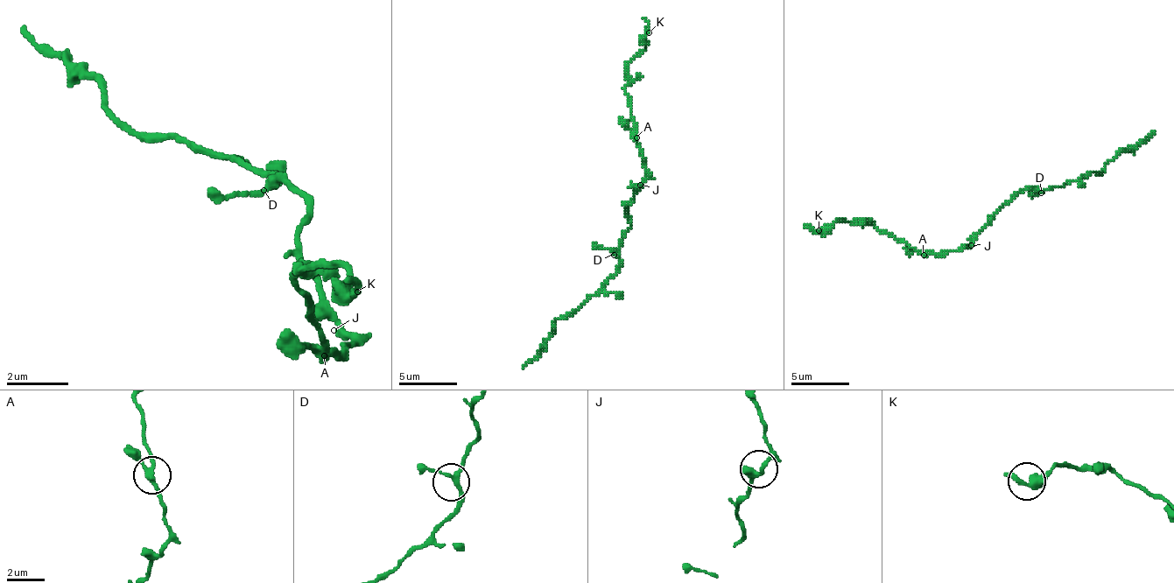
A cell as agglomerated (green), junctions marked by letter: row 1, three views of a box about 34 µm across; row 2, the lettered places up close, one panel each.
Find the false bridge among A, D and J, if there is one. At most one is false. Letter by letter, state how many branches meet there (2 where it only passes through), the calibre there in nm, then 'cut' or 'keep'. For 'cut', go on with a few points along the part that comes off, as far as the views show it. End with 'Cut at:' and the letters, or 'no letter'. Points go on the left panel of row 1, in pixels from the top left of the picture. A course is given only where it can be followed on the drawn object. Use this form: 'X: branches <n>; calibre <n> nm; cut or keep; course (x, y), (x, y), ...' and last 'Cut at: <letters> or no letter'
A: branches 3; calibre 200 nm; cut; course (326, 354), (295, 291), (303, 268), (349, 276), (357, 291), (341, 284)
D: branches 3; calibre 220 nm; keep
J: branches 3; calibre 180 nm; keep
Cut at: A

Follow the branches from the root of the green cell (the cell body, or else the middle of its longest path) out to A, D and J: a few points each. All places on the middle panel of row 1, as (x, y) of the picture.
A: (625, 207), (634, 199), (634, 193), (643, 185), (645, 176), (645, 158), (636, 137)
D: (625, 207), (625, 214), (631, 220), (631, 228), (614, 255)
J: (625, 207), (634, 199), (640, 185)

